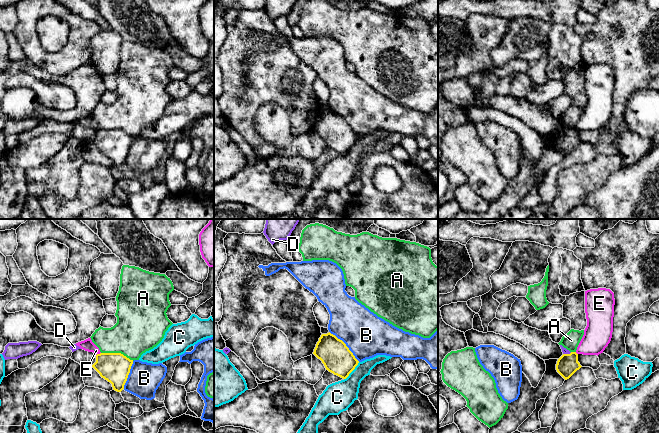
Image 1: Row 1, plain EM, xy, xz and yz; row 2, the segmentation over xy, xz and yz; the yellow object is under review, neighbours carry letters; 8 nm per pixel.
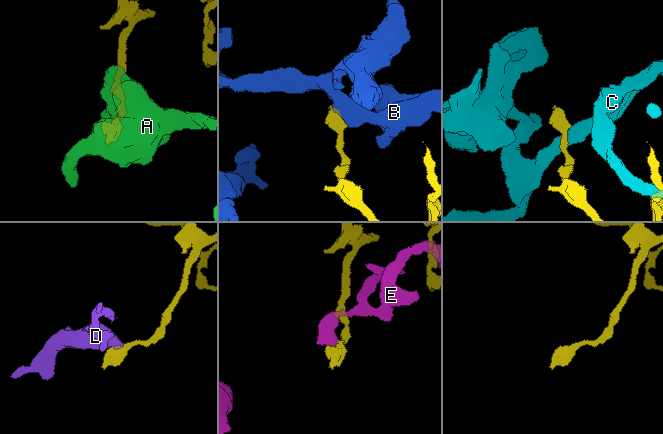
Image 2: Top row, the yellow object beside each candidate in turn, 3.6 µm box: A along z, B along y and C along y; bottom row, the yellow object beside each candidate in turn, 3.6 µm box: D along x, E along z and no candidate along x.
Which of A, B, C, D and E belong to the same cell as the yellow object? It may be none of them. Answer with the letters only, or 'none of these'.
none of these

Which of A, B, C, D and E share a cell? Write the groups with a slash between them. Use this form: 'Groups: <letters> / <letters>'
Groups: A / B / C / D / E

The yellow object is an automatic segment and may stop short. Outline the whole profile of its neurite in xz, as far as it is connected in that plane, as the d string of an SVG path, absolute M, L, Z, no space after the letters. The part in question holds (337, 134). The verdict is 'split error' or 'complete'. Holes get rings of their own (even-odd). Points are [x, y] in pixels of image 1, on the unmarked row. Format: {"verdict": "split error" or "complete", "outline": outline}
{"verdict": "complete", "outline": "M330 108L321 111L313 130L322 137L326 146L343 155L359 139L346 120Z"}

